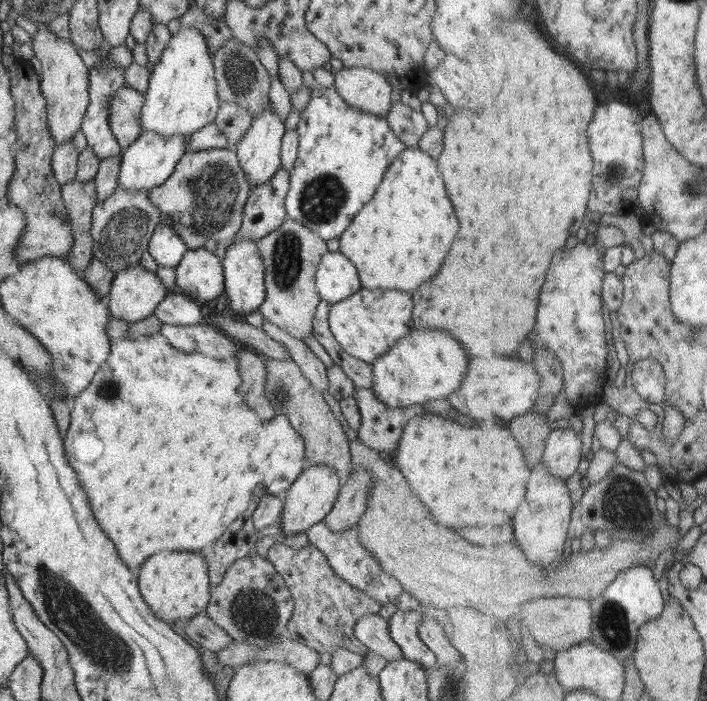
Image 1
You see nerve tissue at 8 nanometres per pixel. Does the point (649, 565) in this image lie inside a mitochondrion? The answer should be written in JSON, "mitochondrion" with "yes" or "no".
{"mitochondrion":"no"}

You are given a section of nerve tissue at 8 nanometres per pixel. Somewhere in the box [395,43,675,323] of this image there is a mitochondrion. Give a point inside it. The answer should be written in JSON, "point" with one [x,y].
{"point":[616,172]}

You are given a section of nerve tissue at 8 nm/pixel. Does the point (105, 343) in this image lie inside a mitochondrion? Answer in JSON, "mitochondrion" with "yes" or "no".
{"mitochondrion":"no"}

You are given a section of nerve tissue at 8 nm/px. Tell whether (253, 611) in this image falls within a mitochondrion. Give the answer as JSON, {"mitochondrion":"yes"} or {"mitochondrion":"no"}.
{"mitochondrion":"yes"}

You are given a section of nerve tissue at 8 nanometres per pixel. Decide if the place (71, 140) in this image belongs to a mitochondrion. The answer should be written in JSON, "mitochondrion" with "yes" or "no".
{"mitochondrion":"no"}

